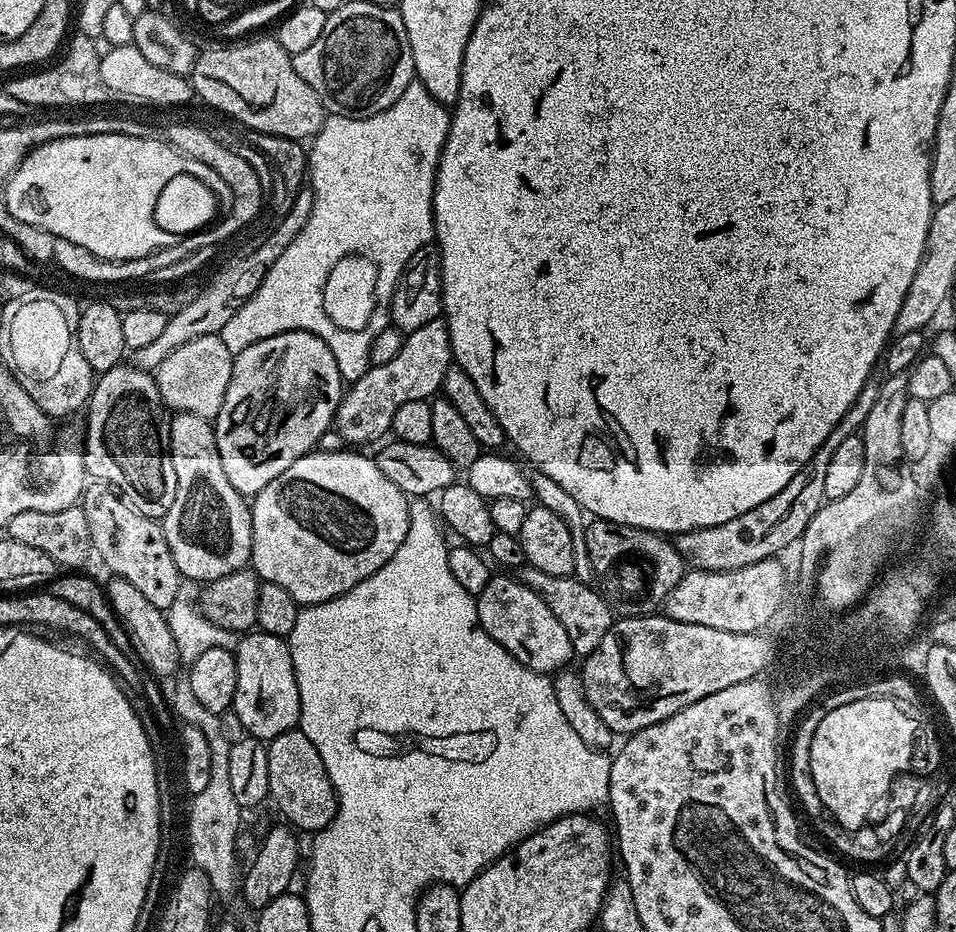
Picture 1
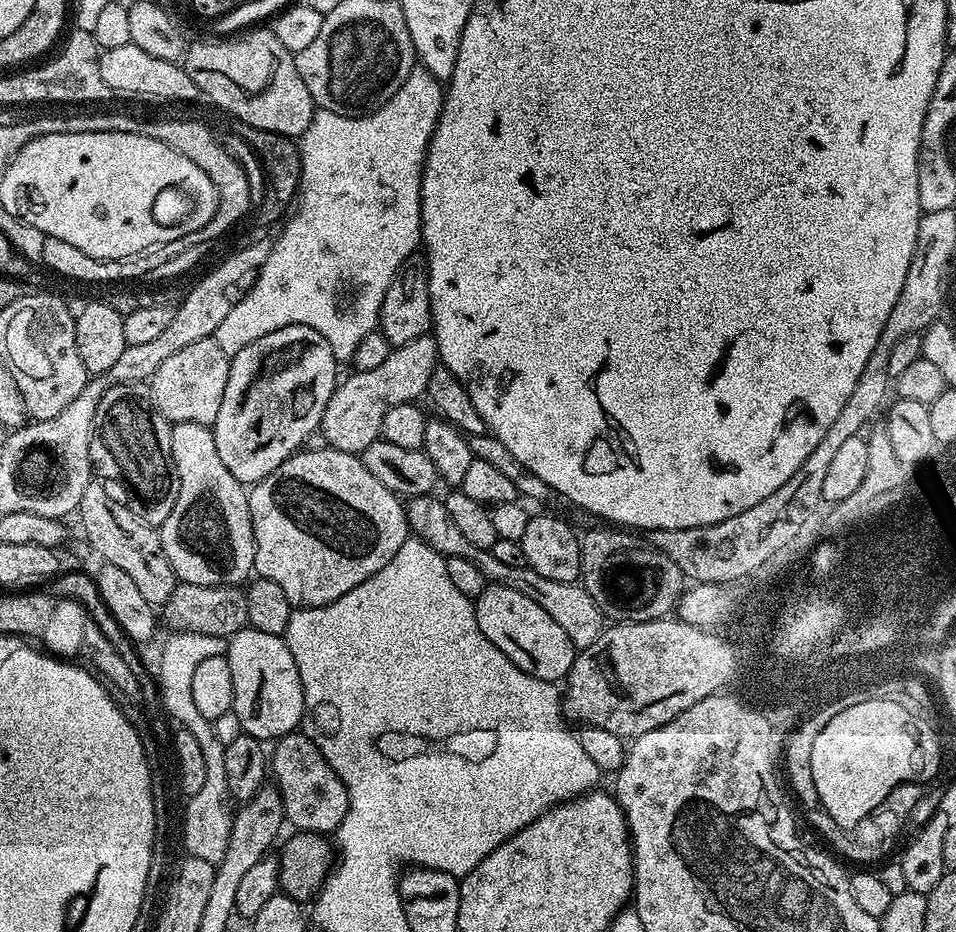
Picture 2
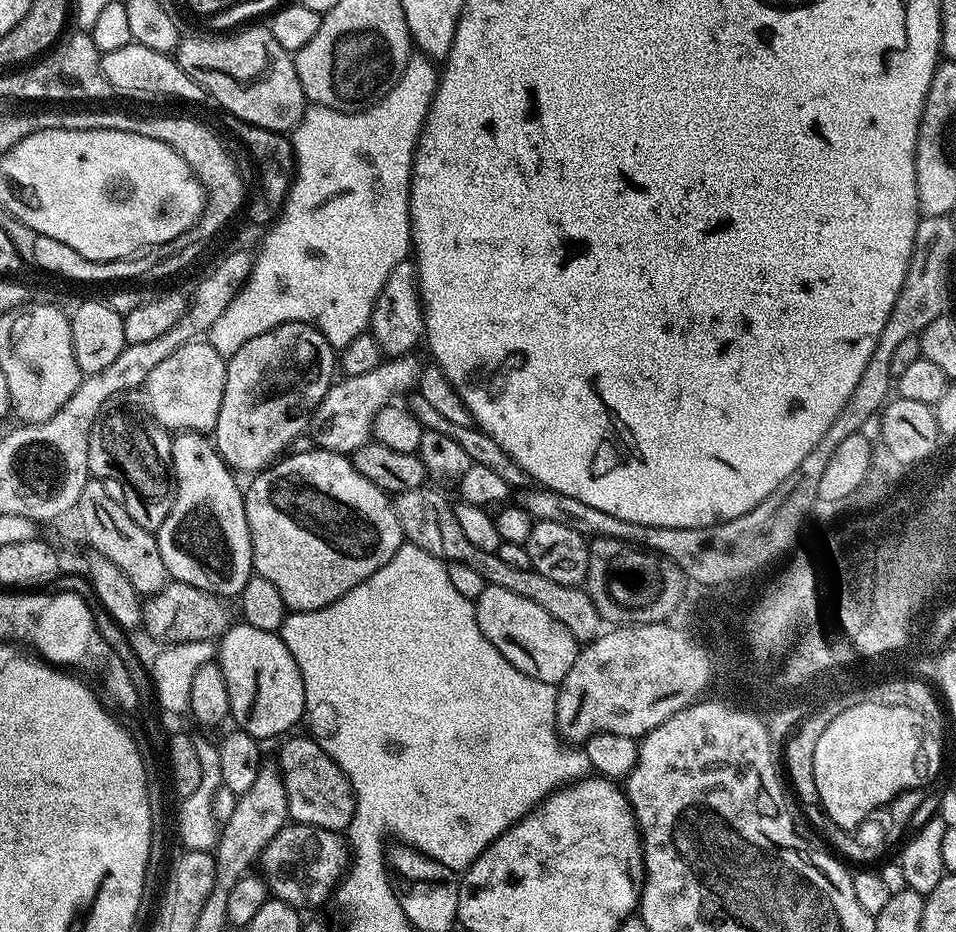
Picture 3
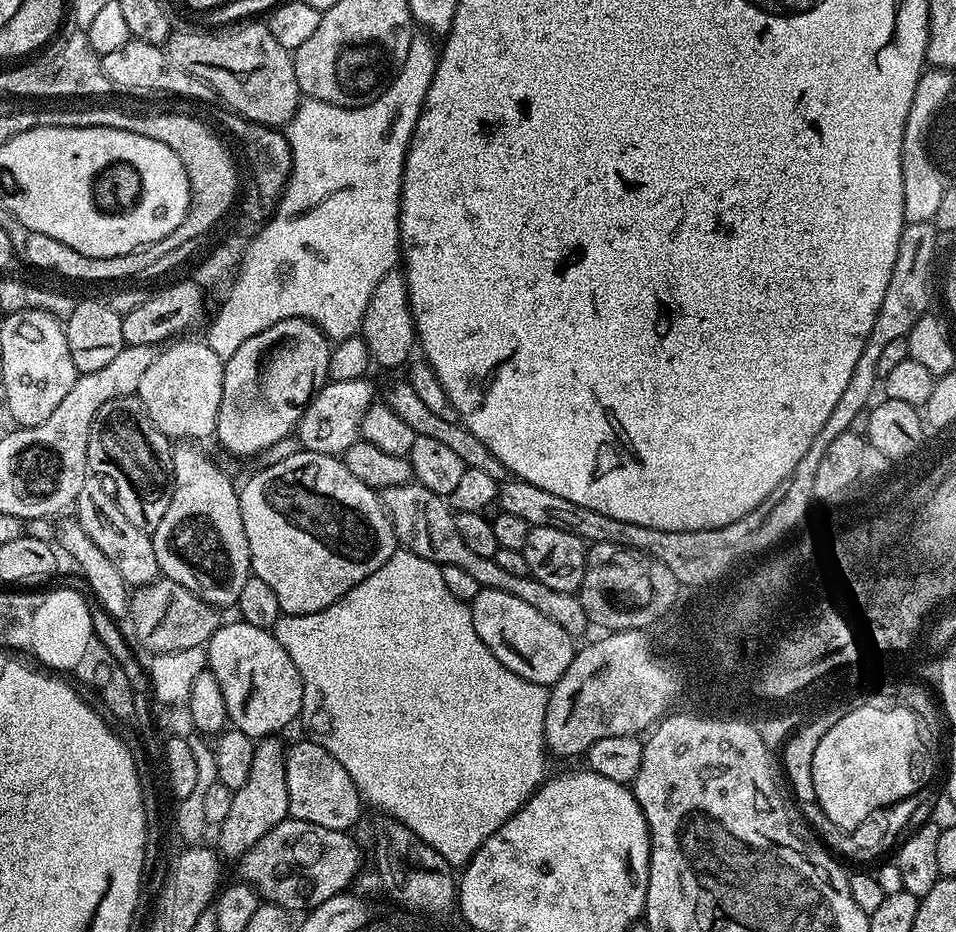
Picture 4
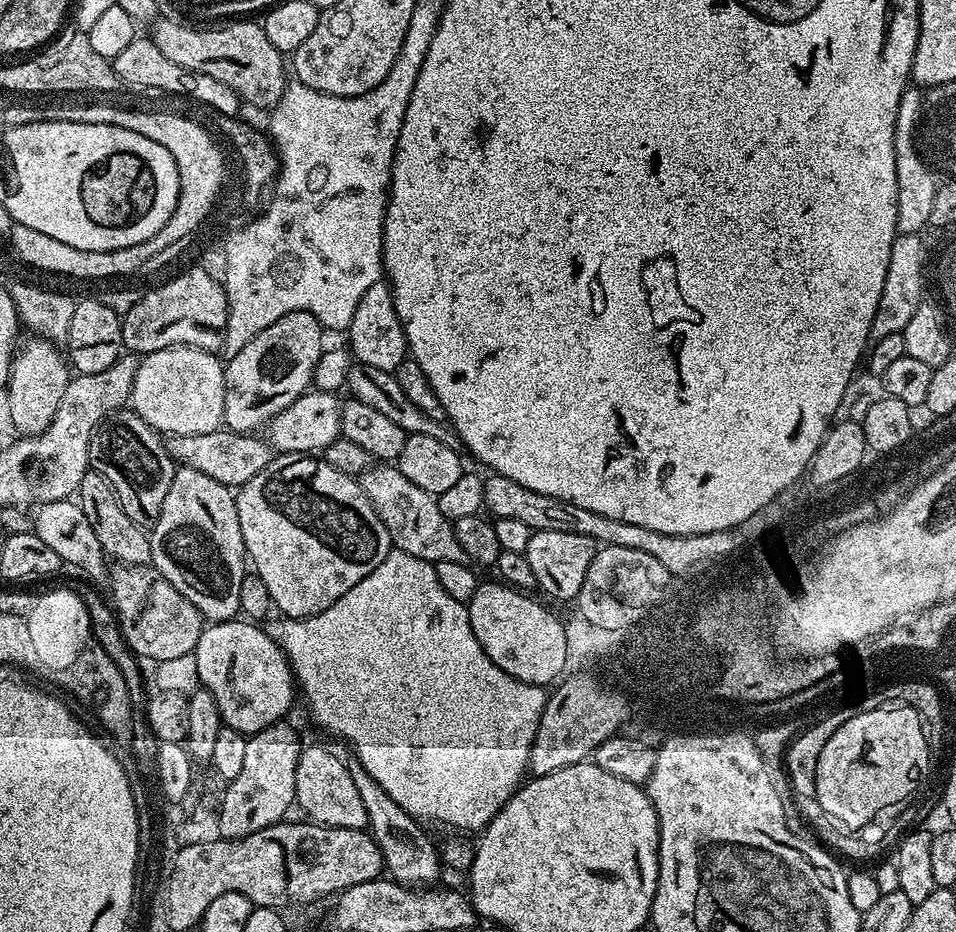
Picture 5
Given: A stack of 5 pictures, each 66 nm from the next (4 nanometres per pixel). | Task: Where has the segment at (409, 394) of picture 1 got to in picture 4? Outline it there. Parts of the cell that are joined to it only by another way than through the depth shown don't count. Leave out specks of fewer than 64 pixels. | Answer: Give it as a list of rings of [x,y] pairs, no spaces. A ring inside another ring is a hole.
[[[368,378],[358,380],[332,380],[328,382],[328,385],[320,393],[317,391],[313,395],[312,401],[305,406],[304,412],[300,416],[298,439],[301,449],[306,452],[317,452],[318,454],[339,457],[354,441],[361,439],[360,423],[362,422],[362,414],[366,414],[366,410],[373,402],[372,384],[368,381]]]

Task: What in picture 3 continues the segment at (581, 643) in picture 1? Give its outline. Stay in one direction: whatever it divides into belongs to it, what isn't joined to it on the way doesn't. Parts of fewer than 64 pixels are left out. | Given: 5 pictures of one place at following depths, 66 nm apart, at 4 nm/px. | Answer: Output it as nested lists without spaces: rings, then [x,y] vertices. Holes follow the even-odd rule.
[[[425,486],[418,490],[406,490],[395,497],[396,513],[398,522],[404,531],[404,539],[409,544],[418,546],[430,554],[434,554],[439,560],[448,564],[462,562],[462,566],[470,566],[482,574],[485,585],[493,584],[502,586],[502,590],[510,590],[514,594],[522,594],[522,598],[530,598],[550,614],[550,618],[562,622],[570,634],[574,634],[577,642],[595,640],[602,631],[602,621],[594,602],[588,597],[587,591],[580,586],[562,586],[558,582],[550,582],[550,578],[542,578],[533,568],[517,570],[515,566],[509,566],[502,562],[496,552],[478,550],[466,538],[458,526],[458,518],[453,505],[448,505],[448,500],[440,492],[435,492],[431,486]]]

